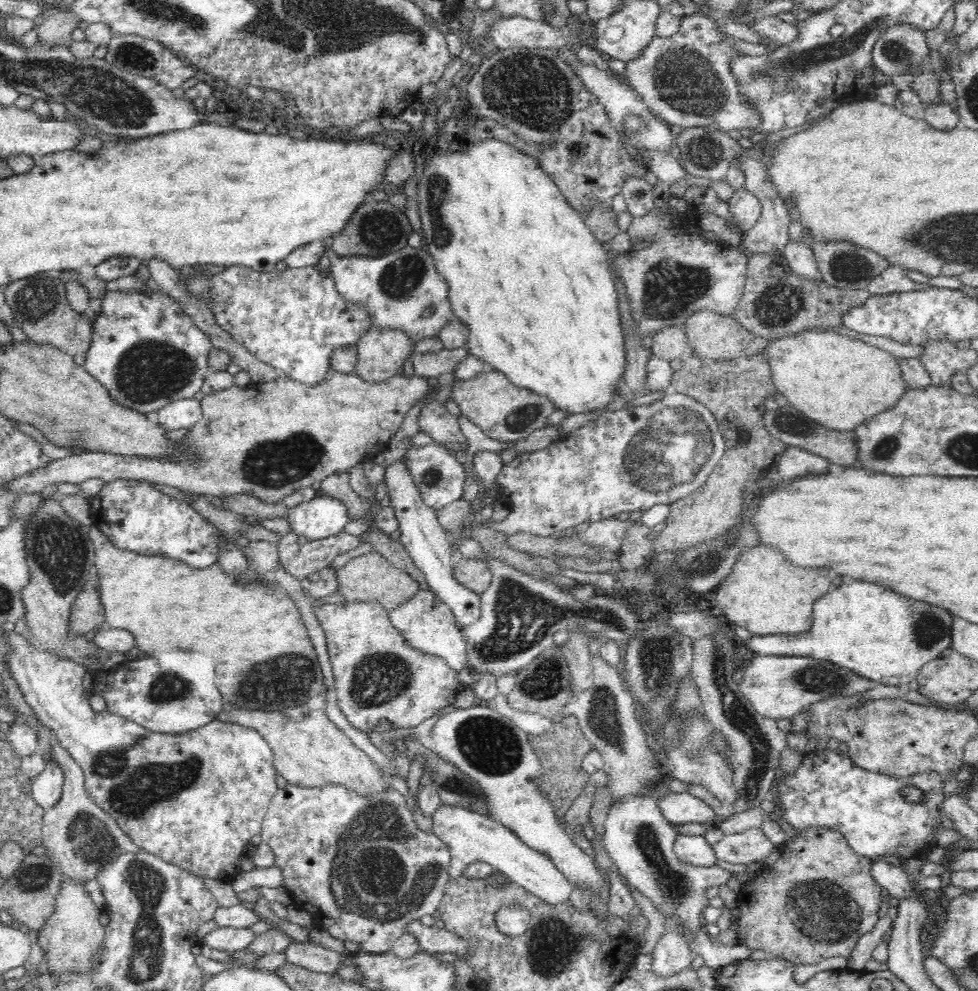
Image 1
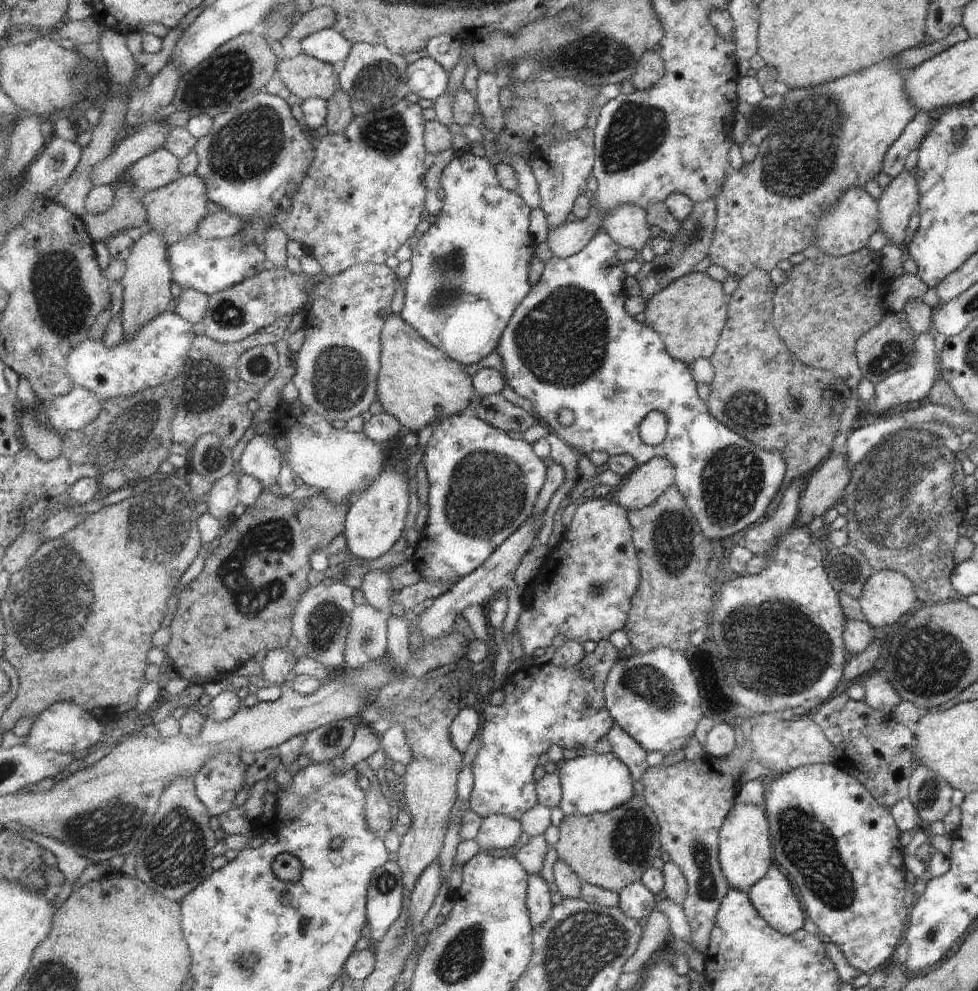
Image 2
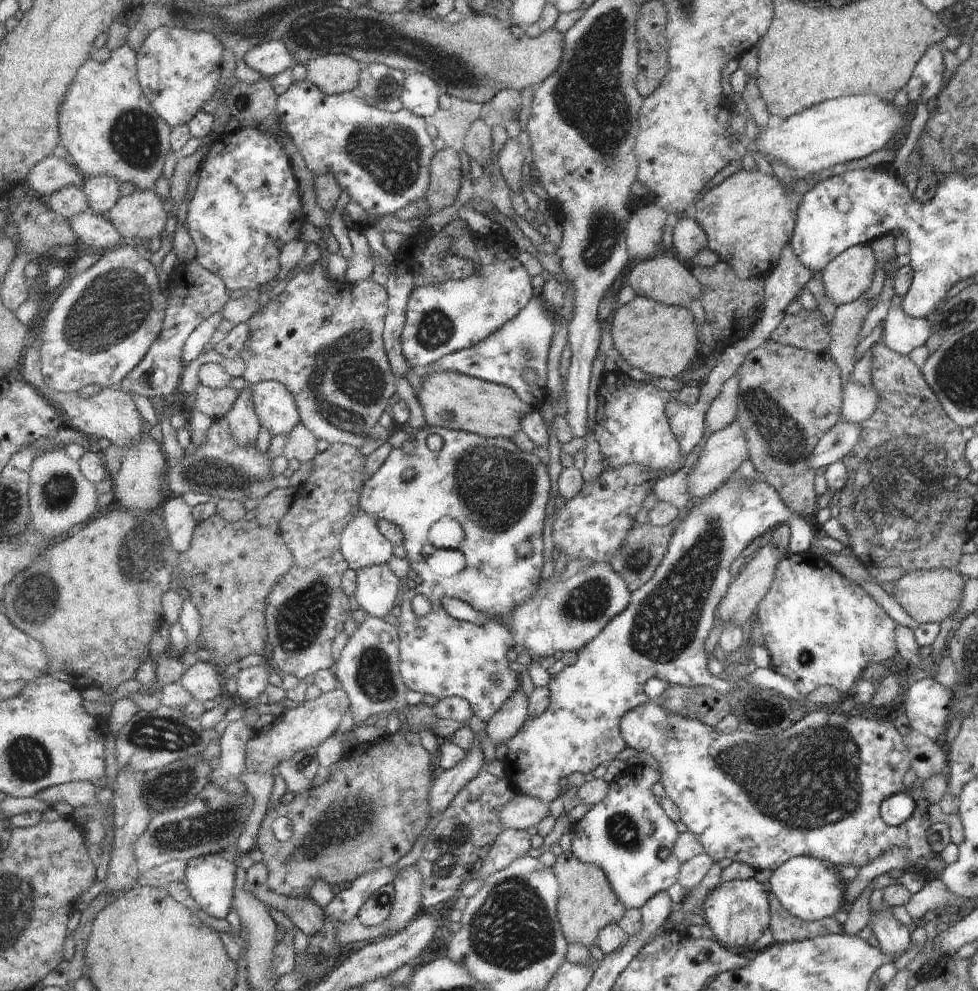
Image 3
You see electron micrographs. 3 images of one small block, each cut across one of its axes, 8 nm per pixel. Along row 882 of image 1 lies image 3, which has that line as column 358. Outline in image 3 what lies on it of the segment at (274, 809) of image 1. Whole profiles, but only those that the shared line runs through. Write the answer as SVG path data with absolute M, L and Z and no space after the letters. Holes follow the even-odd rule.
M315 262L311 270L288 280L283 292L259 308L249 320L252 336L238 358L246 367L243 378L252 386L262 381L285 384L300 409L301 424L305 424L317 440L330 445L359 447L367 442L377 424L381 424L381 416L391 413L389 404L393 404L393 396L397 396L396 374L384 342L389 294L386 286L374 282L371 277L359 284L351 284L335 283L329 275Z

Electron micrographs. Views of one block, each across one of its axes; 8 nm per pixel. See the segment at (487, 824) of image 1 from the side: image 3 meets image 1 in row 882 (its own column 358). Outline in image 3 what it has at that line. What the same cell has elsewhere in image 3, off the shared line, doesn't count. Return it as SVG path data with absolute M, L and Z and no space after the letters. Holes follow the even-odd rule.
M362 511L341 534L341 550L352 570L388 564L395 557L393 544L379 532L377 522L375 516Z

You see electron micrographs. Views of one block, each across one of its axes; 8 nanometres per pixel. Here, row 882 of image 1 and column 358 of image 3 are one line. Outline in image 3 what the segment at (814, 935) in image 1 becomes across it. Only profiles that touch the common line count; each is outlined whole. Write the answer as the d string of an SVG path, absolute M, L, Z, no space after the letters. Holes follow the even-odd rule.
M422 702L415 706L409 706L408 709L408 717L405 719L408 720L409 726L411 726L410 730L407 730L407 728L400 728L396 733L388 735L387 739L379 740L377 744L369 744L369 746L359 745L357 748L353 748L353 750L347 753L347 756L342 755L338 762L329 767L331 774L329 781L316 788L308 788L297 795L297 798L295 798L293 802L289 804L278 803L267 812L261 824L261 829L258 831L254 848L258 849L263 854L262 862L269 870L267 886L271 888L273 892L277 892L277 894L289 898L295 898L310 895L313 886L315 886L319 880L325 880L329 882L331 886L335 886L335 884L339 885L341 882L346 881L351 884L353 880L357 880L359 876L363 876L363 874L367 874L367 872L373 872L373 870L385 868L385 866L395 866L403 856L409 854L409 852L415 848L415 842L417 842L421 834L425 832L427 823L429 822L429 814L431 814L431 808L429 808L429 806L431 806L431 804L429 804L429 792L432 792L433 782L437 773L433 772L434 764L431 764L431 760L433 761L434 757L423 748L423 744L421 744L421 740L419 740L419 738L421 738L419 732L421 732L423 728L427 728L432 732L432 724L440 720L440 718L435 714L433 708L425 706ZM281 818L287 818L287 820L291 822L289 826L291 826L291 830L293 831L291 838L283 842L279 842L279 838L277 838L277 834L275 834L275 830L273 830L273 821L279 822Z

